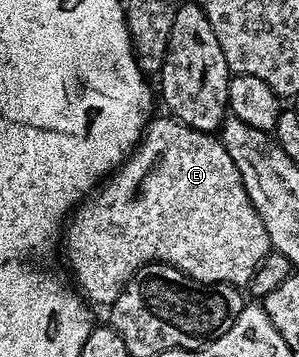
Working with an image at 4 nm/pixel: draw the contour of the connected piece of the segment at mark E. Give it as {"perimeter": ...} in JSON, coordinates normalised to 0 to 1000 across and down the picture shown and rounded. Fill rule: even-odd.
{"perimeter":[[[575,325],[548,328],[515,328],[502,339],[498,350],[485,356],[485,373],[472,395],[458,403],[458,417],[375,487],[355,496],[344,518],[321,541],[288,555],[268,577],[247,585],[224,630],[214,636],[211,689],[217,678],[217,723],[231,731],[234,751],[244,754],[247,782],[241,779],[241,787],[271,832],[314,860],[375,860],[378,843],[411,818],[431,776],[465,748],[488,745],[498,734],[552,734],[562,745],[599,751],[625,773],[639,773],[669,790],[763,790],[773,801],[819,807],[829,804],[839,773],[853,773],[873,731],[900,714],[906,692],[893,661],[893,639],[880,639],[880,616],[866,616],[866,594],[853,594],[853,583],[826,549],[826,527],[813,527],[799,471],[786,471],[773,437],[759,437],[759,415],[746,415],[736,384],[722,373],[696,375],[676,364],[615,353]]]}

